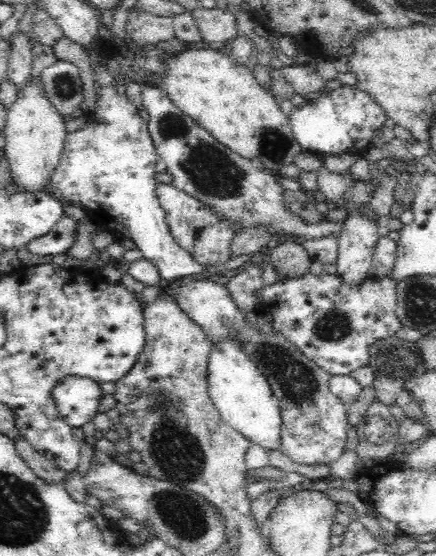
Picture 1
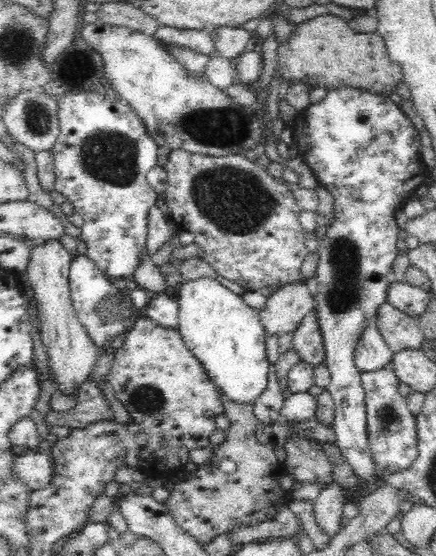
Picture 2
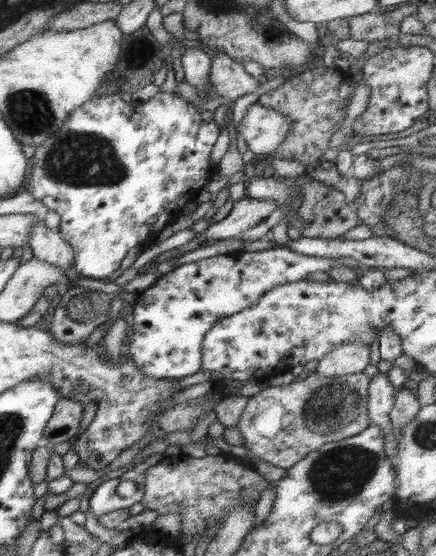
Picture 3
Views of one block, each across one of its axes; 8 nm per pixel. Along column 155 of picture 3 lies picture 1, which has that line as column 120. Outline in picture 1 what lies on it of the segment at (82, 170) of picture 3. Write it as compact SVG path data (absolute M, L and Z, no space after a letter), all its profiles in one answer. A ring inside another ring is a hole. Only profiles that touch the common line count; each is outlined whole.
M95 80L97 91L96 107L92 110L92 118L88 118L86 126L80 130L72 130L65 136L65 144L60 163L52 172L50 188L56 188L62 192L67 204L80 202L85 214L100 227L108 231L119 240L119 238L130 238L136 248L142 252L143 257L149 260L160 273L163 283L176 280L190 274L204 273L206 266L196 262L192 255L176 244L174 237L170 234L166 222L165 210L161 207L156 196L156 162L160 158L155 145L152 142L148 130L148 123L144 122L138 108L127 100L127 96L120 95L108 86L102 88Z

